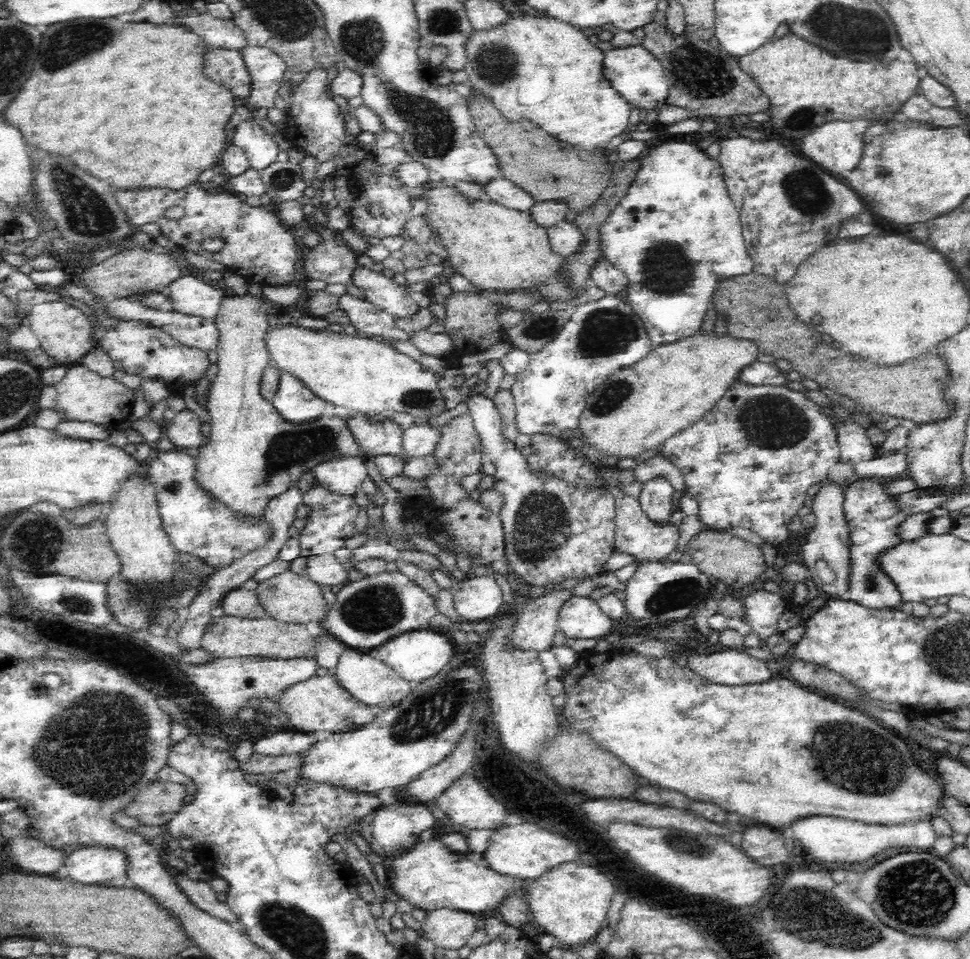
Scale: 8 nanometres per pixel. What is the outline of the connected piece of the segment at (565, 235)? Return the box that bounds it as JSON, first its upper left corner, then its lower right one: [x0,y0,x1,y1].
[547,220,586,256]

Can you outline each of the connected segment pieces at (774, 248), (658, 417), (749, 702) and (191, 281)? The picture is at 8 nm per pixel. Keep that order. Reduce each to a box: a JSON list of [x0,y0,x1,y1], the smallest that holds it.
[[716,136,866,284],[578,331,761,461],[559,650,949,829],[165,275,228,319]]

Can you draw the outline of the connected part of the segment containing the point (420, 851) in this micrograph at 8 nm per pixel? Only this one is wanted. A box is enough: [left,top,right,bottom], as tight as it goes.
[385,837,518,913]

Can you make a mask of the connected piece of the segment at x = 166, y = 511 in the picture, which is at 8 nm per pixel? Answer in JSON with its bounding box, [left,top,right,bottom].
[145,450,270,568]

